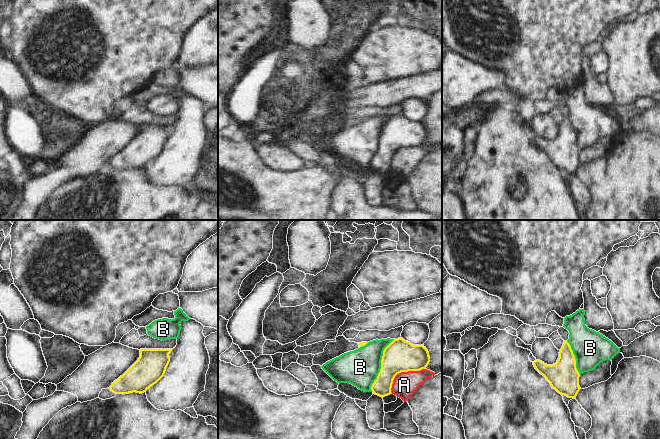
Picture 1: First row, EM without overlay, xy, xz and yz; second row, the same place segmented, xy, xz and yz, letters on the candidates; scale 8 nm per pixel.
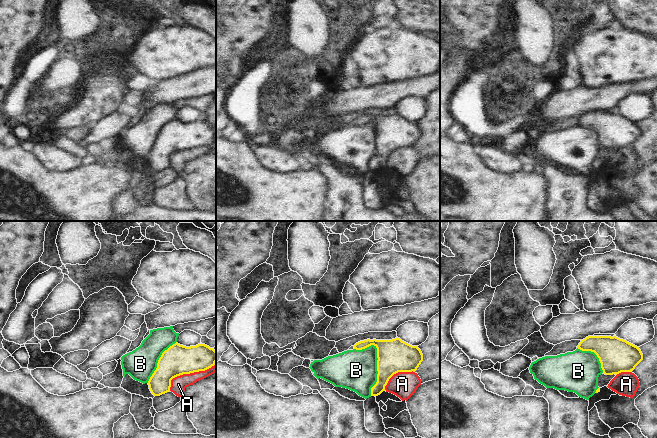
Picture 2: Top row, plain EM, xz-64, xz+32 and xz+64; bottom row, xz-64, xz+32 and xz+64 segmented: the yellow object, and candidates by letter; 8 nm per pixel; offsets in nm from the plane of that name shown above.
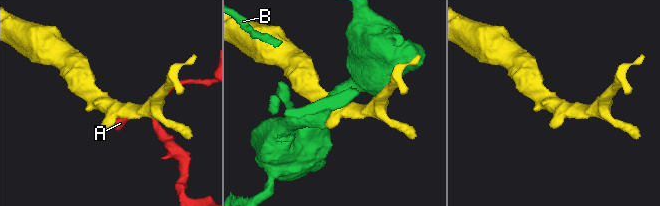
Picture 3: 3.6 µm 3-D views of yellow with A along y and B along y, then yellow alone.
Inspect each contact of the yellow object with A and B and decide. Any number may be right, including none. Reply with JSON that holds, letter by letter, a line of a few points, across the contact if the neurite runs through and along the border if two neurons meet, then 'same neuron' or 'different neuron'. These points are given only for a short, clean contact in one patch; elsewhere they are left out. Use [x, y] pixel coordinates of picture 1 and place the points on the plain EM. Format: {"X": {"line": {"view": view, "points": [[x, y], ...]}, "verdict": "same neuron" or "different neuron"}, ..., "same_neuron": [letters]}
{"A": {"verdict": "different neuron"}, "B": {"verdict": "different neuron"}, "same_neuron": []}

